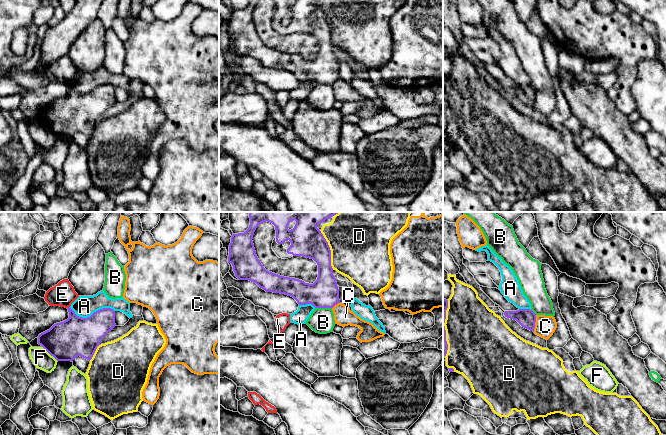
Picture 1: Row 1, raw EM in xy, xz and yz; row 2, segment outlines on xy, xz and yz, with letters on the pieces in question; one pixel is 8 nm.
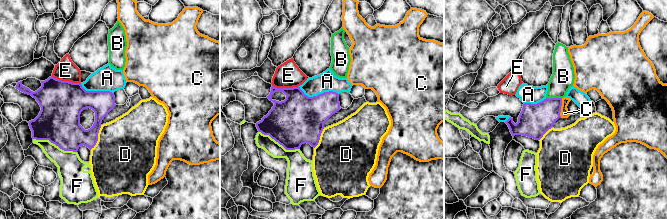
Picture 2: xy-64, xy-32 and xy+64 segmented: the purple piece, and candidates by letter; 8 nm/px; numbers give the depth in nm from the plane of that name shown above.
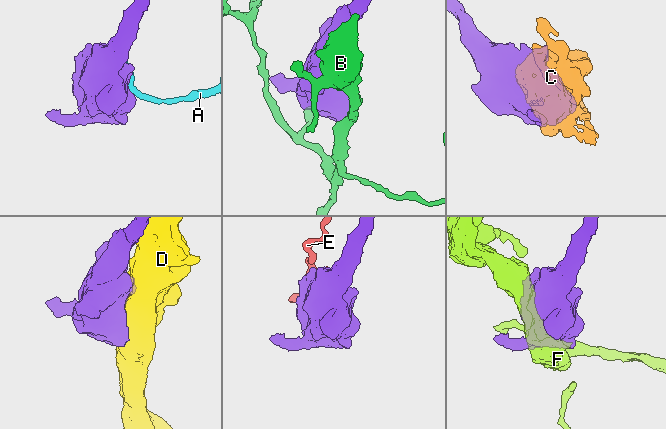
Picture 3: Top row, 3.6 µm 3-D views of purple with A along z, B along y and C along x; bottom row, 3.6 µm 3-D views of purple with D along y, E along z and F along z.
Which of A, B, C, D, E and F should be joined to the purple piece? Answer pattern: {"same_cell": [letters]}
{"same_cell": []}

